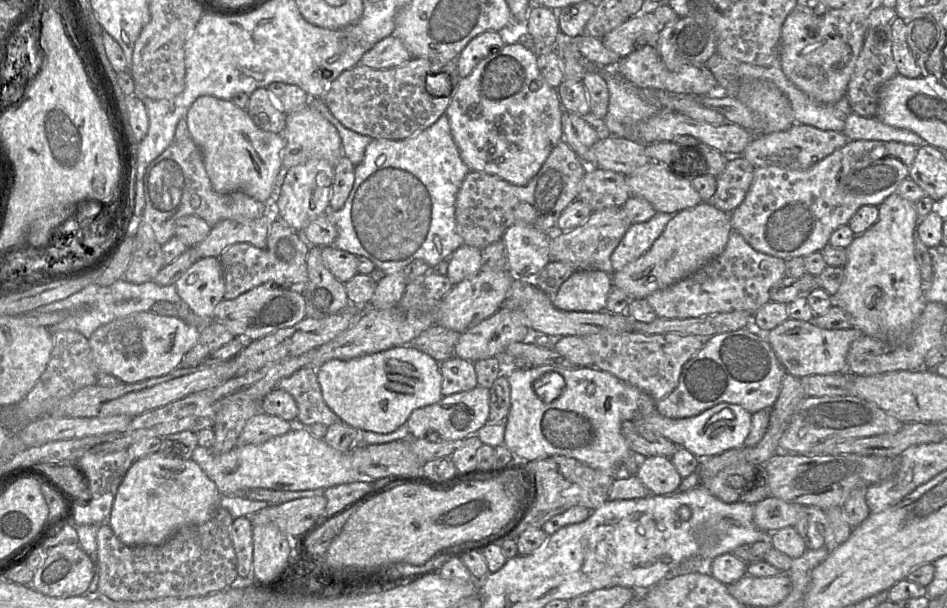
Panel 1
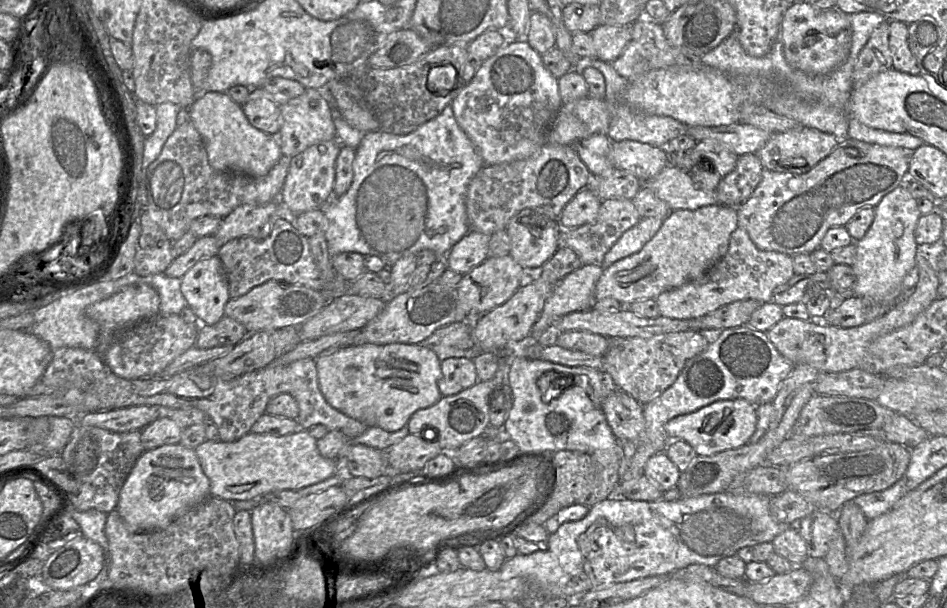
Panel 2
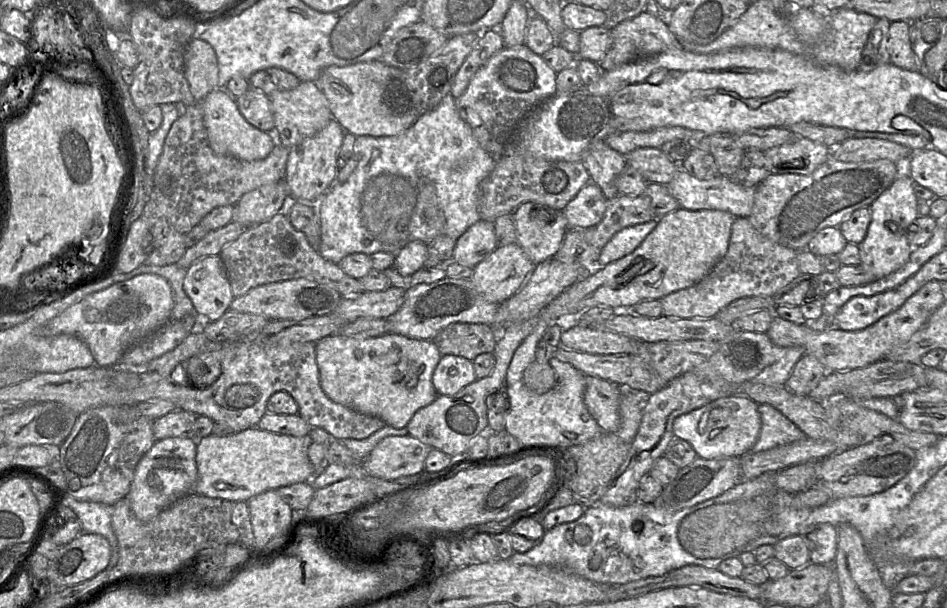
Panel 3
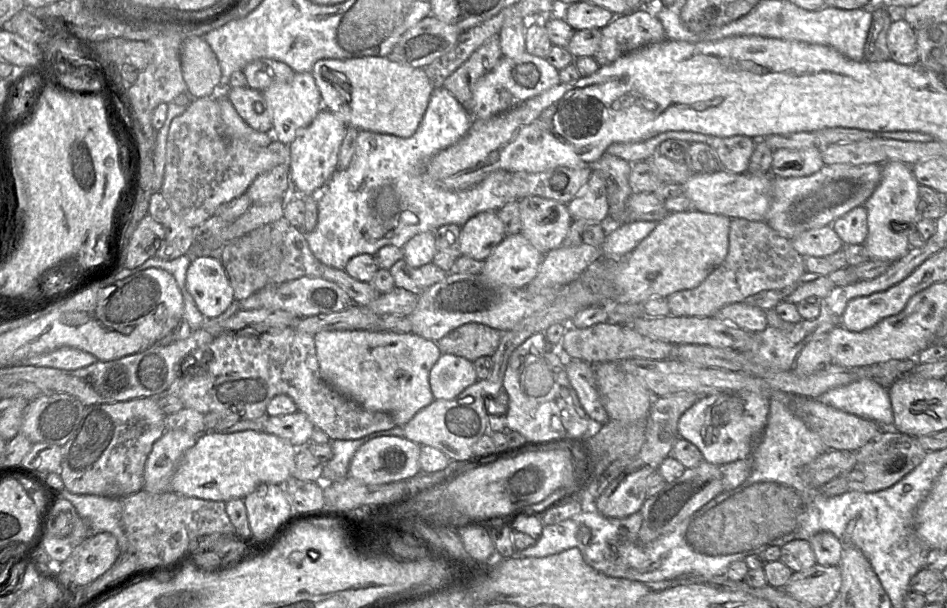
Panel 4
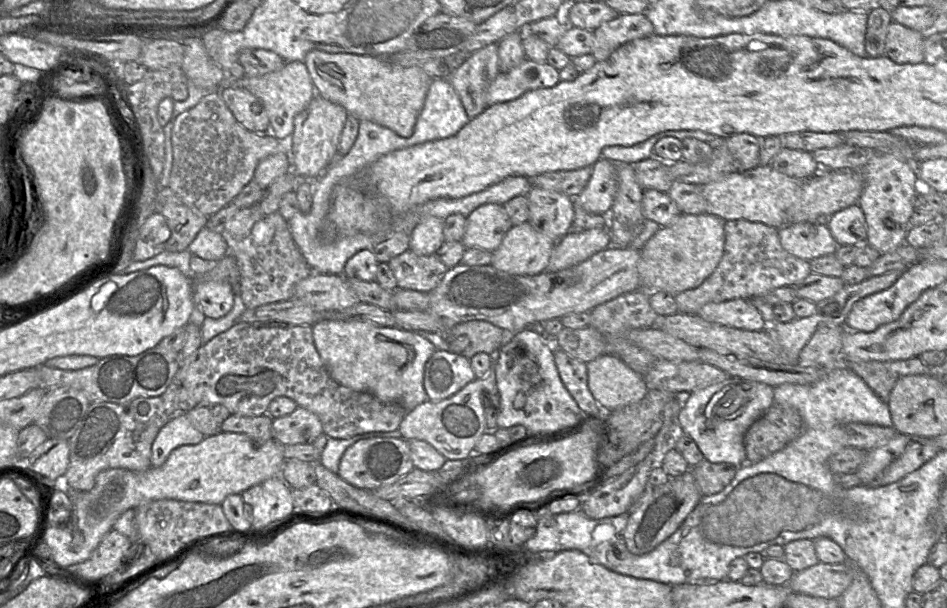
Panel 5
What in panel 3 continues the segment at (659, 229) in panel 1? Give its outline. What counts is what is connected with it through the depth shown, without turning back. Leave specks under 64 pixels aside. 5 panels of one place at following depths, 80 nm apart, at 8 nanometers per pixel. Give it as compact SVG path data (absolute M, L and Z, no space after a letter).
M658 219L628 226L618 231L603 247L597 266L607 265L633 252L656 228Z

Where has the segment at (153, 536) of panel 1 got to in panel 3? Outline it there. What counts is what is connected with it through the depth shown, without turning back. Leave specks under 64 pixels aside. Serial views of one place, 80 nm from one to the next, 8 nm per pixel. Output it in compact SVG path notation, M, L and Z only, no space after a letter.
M187 437L157 440L137 464L126 498L135 517L148 522L175 501L193 494L197 480L195 442Z

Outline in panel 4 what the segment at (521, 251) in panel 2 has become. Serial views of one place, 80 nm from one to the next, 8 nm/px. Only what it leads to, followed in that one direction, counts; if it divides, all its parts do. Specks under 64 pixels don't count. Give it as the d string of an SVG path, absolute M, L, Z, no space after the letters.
M539 196L519 201L522 235L543 255L563 245L572 223L567 205Z

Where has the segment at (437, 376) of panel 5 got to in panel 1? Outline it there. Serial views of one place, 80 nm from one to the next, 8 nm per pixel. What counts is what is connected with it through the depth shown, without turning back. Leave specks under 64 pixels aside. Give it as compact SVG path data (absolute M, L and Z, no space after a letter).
M451 357L440 363L442 375L442 395L472 390L477 387L477 376L474 363L458 357Z

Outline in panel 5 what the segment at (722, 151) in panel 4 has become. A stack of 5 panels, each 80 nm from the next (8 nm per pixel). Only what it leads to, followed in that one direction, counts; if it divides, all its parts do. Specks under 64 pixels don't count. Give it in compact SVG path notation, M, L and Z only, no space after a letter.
M741 133L726 139L719 139L724 143L736 162L737 172L745 172L759 165L761 139Z

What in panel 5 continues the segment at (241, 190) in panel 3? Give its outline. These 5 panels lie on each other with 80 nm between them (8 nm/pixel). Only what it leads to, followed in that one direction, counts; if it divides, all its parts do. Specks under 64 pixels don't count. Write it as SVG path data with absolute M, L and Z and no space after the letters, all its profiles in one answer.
M213 91L200 100L193 108L177 116L172 129L173 163L169 179L169 188L190 208L195 208L210 217L229 205L232 200L254 178L254 172L261 160L286 147L273 136L257 134L245 129L234 118L228 106L220 96L220 91Z

